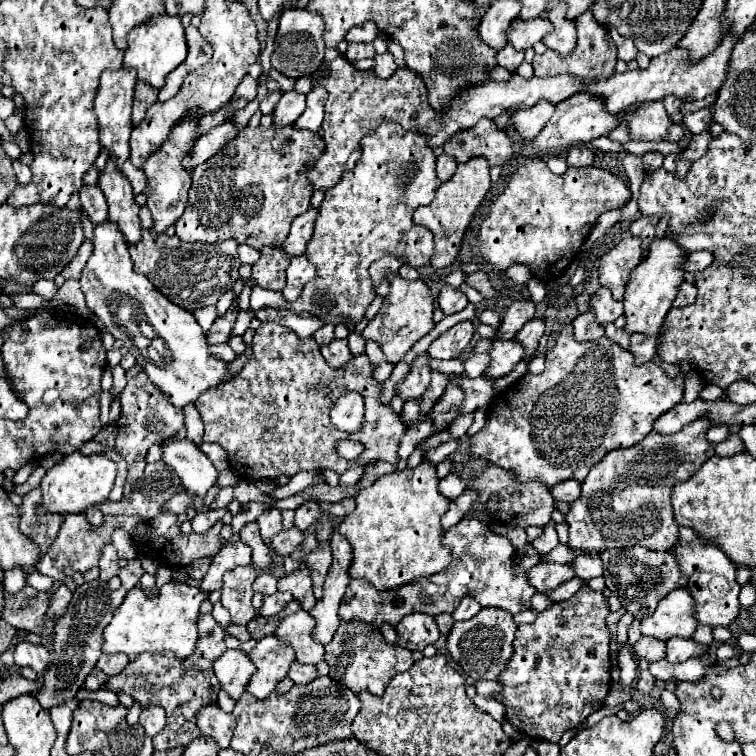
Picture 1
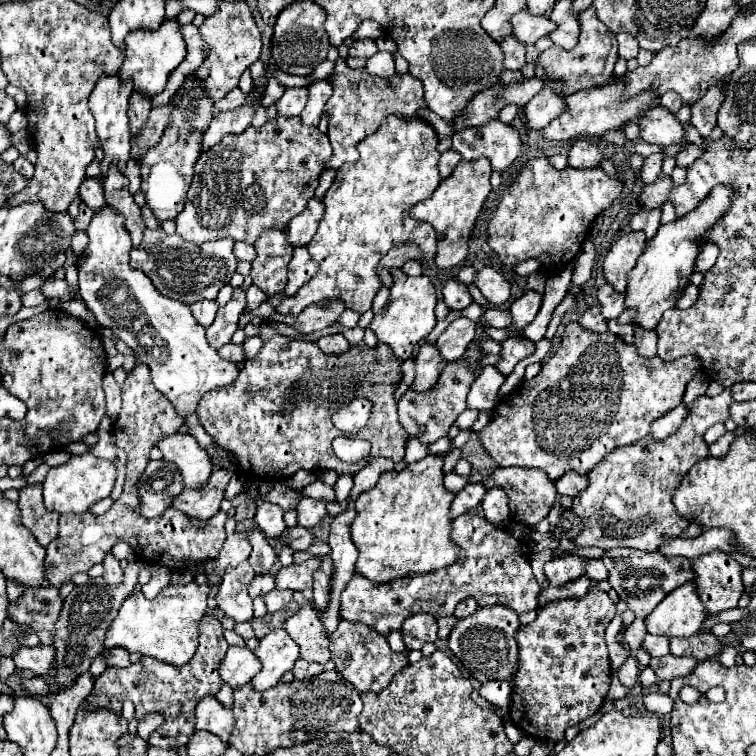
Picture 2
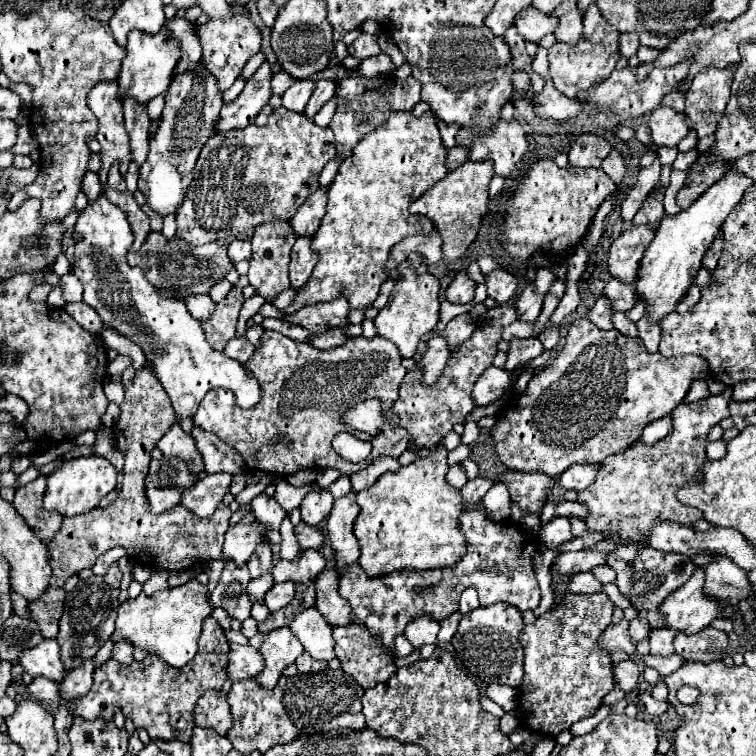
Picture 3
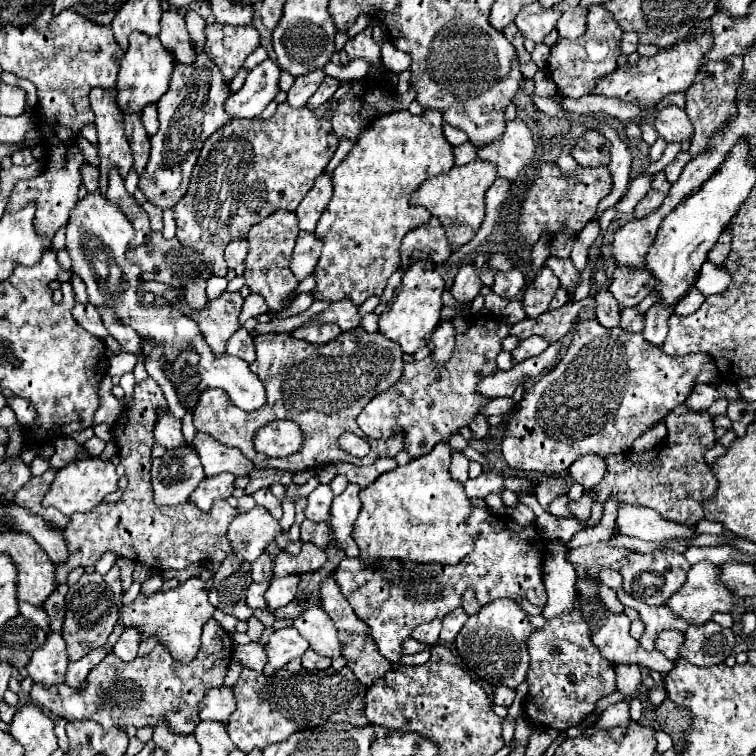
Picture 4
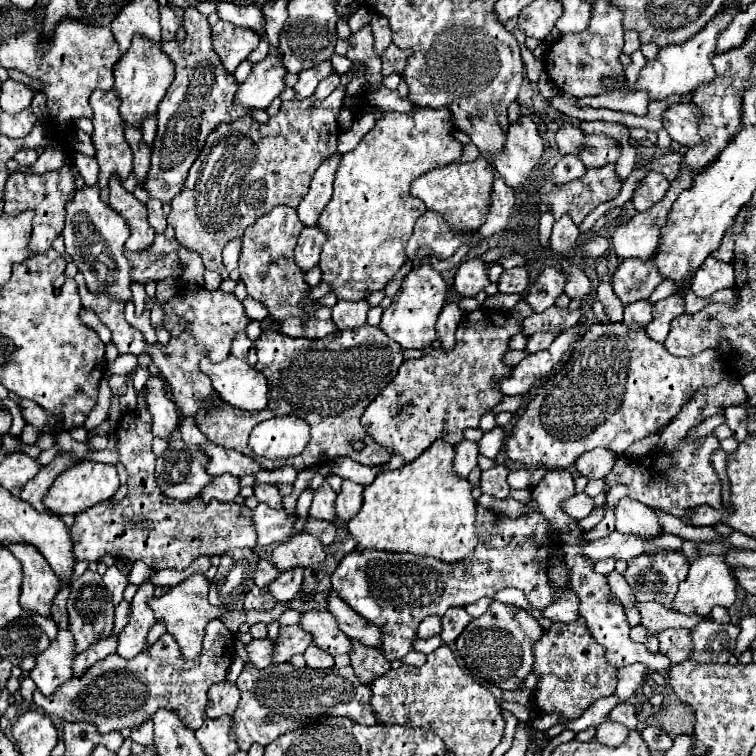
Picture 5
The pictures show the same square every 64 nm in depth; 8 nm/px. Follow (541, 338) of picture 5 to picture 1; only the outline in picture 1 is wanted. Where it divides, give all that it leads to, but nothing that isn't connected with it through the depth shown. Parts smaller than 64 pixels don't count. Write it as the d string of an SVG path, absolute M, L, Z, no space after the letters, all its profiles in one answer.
M494 340L490 348L490 364L484 370L486 378L500 378L508 374L522 360L522 346L516 340Z

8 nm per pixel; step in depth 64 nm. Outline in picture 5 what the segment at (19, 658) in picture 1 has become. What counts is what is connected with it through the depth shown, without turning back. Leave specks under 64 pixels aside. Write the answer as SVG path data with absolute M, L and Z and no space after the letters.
M58 630L50 646L36 656L36 666L30 670L30 678L36 682L38 690L48 696L72 678L72 662L72 634L68 630Z

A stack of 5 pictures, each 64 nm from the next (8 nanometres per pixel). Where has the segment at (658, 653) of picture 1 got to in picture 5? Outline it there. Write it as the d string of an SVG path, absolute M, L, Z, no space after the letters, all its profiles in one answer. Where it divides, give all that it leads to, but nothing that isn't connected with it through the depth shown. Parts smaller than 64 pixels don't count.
M664 630L658 634L660 642L660 652L670 658L672 664L680 664L688 660L692 652L692 642L690 642L690 630Z

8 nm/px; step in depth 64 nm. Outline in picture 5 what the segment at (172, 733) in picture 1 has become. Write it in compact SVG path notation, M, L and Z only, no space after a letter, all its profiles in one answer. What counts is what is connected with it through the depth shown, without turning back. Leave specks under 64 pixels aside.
M212 620L205 628L204 646L196 660L184 660L184 656L180 656L176 650L172 636L164 634L152 648L140 652L132 660L110 654L86 670L84 676L64 682L52 696L42 696L36 690L32 702L48 716L64 722L90 722L98 728L98 732L140 726L160 708L178 712L182 724L190 730L196 730L204 722L208 688L216 682L224 682L226 678L226 672L232 664L232 646L232 632L220 624L220 620Z

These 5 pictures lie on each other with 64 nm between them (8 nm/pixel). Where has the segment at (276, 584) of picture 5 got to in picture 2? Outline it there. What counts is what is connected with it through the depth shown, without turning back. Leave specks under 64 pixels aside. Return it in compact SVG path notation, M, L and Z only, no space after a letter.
M272 590L272 592L268 592L264 596L264 600L266 600L266 606L268 606L268 614L274 614L292 600L292 592L288 592L288 590Z

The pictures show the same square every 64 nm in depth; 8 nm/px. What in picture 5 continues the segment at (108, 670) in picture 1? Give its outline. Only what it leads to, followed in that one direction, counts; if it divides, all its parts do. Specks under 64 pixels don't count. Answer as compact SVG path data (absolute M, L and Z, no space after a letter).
M146 582L138 588L134 600L132 600L132 614L130 622L118 636L118 648L116 654L122 658L134 658L136 654L142 652L146 634L154 626L156 620L152 620L152 610L148 608L148 600L154 596L156 586L152 582Z

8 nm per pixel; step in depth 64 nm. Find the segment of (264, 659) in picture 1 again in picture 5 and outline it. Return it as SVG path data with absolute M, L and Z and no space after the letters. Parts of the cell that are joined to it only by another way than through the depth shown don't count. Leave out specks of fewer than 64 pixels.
M282 626L280 634L276 640L272 640L274 654L272 654L272 664L282 664L290 662L294 654L302 654L310 646L310 636L306 632L300 632L300 626Z

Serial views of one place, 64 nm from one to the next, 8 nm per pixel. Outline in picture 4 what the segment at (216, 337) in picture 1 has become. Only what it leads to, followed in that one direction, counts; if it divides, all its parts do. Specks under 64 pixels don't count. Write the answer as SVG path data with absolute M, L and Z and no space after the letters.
M224 292L218 300L210 300L208 306L200 312L190 310L186 302L176 302L178 308L184 308L200 324L200 330L204 332L204 338L208 346L216 352L216 356L226 354L226 342L228 338L240 328L238 326L238 314L242 308L244 298L240 292Z

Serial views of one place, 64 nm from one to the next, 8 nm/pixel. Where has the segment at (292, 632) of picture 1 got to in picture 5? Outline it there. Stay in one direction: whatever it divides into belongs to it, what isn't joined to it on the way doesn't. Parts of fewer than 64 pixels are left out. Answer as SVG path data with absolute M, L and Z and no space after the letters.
M310 610L300 618L300 628L312 634L312 642L322 648L324 652L338 656L348 654L350 638L336 628L336 620L332 620L332 614L328 610Z

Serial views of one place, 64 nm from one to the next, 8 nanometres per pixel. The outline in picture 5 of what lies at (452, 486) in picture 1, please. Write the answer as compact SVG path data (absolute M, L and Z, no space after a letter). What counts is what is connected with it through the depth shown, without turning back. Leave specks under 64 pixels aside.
M460 442L456 444L454 448L456 456L454 456L454 472L460 476L460 478L468 478L470 470L476 466L478 462L478 444L476 442Z

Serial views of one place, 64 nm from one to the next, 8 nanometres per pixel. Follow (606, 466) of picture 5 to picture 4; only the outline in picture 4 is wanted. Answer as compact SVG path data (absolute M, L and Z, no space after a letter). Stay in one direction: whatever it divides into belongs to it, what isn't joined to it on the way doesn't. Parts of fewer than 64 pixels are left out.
M582 456L568 468L568 478L572 478L572 482L582 484L584 488L596 486L602 474L604 474L604 460L600 456Z

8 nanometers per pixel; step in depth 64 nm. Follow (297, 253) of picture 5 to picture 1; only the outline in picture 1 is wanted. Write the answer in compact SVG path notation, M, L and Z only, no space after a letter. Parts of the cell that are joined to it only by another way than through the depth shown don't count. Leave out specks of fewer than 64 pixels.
M306 254L292 258L290 266L286 270L286 286L282 290L284 300L294 302L300 296L304 284L312 278L316 278L316 268L312 268L312 264L308 264Z

